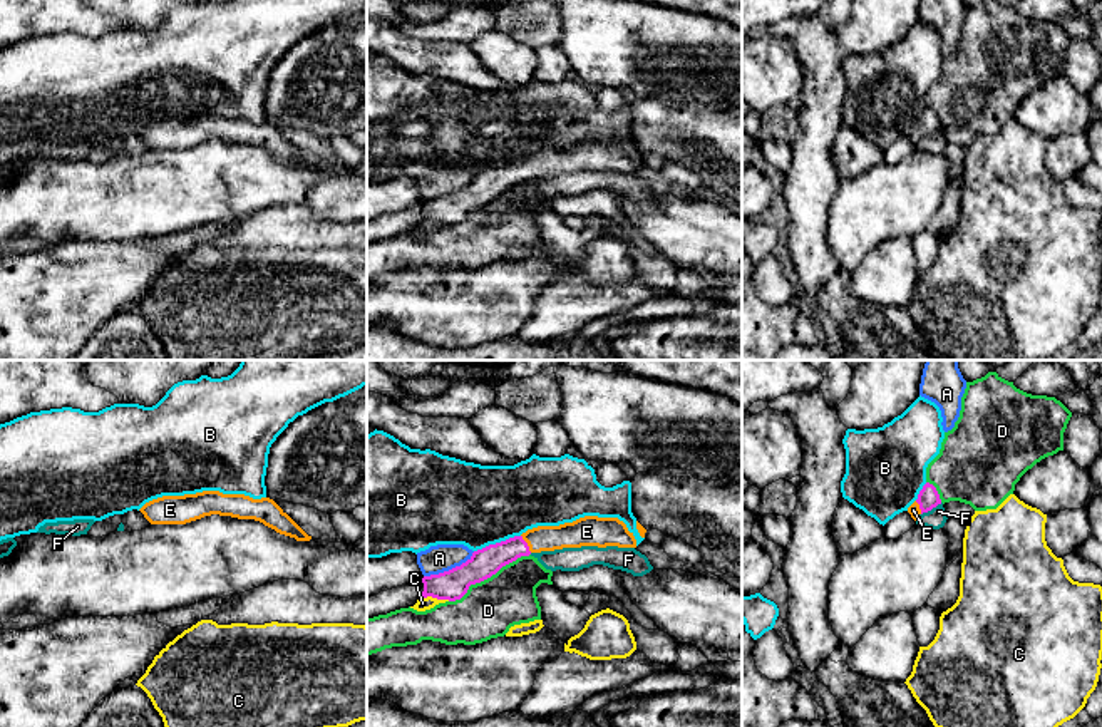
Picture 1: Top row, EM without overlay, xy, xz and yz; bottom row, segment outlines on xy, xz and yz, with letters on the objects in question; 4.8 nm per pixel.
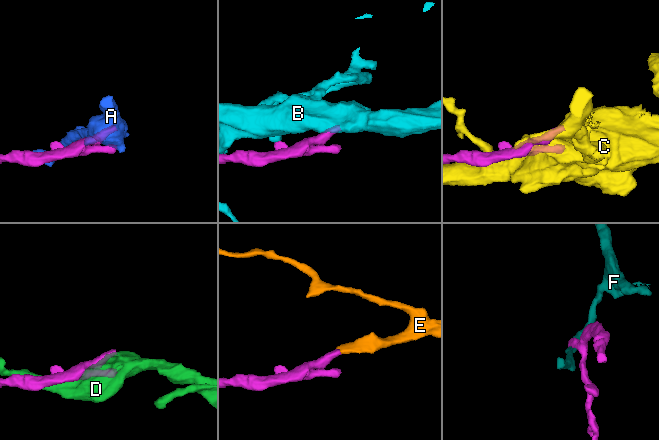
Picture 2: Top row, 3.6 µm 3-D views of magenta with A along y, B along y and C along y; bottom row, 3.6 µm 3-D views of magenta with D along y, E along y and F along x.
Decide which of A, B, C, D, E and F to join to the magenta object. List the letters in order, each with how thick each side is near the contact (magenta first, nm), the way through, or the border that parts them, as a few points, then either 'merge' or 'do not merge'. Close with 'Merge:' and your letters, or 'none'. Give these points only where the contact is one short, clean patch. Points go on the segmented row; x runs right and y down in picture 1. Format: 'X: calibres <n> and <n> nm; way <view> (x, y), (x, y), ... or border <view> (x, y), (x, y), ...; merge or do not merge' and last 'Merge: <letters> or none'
A: calibres 150 and 130 nm; do not merge
B: calibres 140 and 400 nm; do not merge
C: calibres 150 and 60 nm; do not merge
D: calibres 150 and 280 nm; do not merge
E: calibres 140 and 130 nm; way xz (484, 563), (526, 543), (570, 535); merge
F: calibres 110 and 90 nm; border yz (942, 503), (921, 515); do not merge
Merge: E

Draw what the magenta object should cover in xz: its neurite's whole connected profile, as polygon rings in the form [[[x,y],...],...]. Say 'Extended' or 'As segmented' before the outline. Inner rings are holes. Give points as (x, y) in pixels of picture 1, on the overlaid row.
Extended. [[[584,516],[559,526],[538,526],[521,536],[489,544],[449,571],[424,576],[420,598],[461,600],[471,585],[481,583],[496,575],[502,566],[531,553],[554,551],[581,546],[618,546],[636,548],[633,533],[618,518]]]

